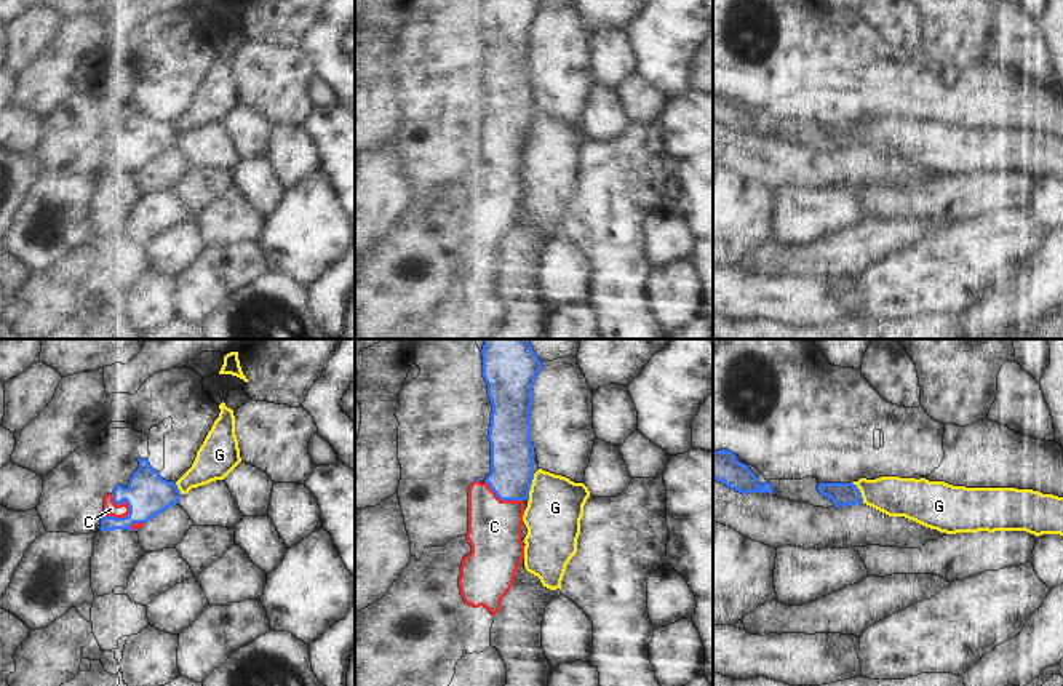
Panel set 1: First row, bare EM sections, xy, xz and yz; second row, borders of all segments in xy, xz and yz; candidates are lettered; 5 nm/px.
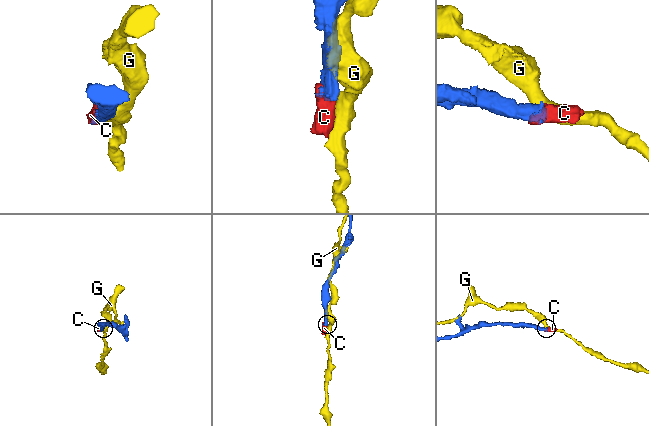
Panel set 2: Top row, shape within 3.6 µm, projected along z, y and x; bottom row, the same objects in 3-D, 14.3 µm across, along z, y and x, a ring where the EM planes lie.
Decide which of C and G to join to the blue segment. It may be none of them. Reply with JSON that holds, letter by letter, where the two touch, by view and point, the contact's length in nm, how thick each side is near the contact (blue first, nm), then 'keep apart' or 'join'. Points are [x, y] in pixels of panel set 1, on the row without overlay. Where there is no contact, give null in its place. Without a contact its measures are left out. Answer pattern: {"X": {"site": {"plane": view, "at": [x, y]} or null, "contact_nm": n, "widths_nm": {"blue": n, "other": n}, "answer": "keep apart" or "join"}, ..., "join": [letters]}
{"C": {"site": {"plane": "xy", "at": [120, 160]}, "contact_nm": 150, "widths_nm": {"blue": 220, "other": 80}, "answer": "join"}, "G": {"site": {"plane": "xz", "at": [529, 128]}, "contact_nm": 130, "widths_nm": {"blue": 220, "other": 280}, "answer": "keep apart"}, "join": ["C"]}

